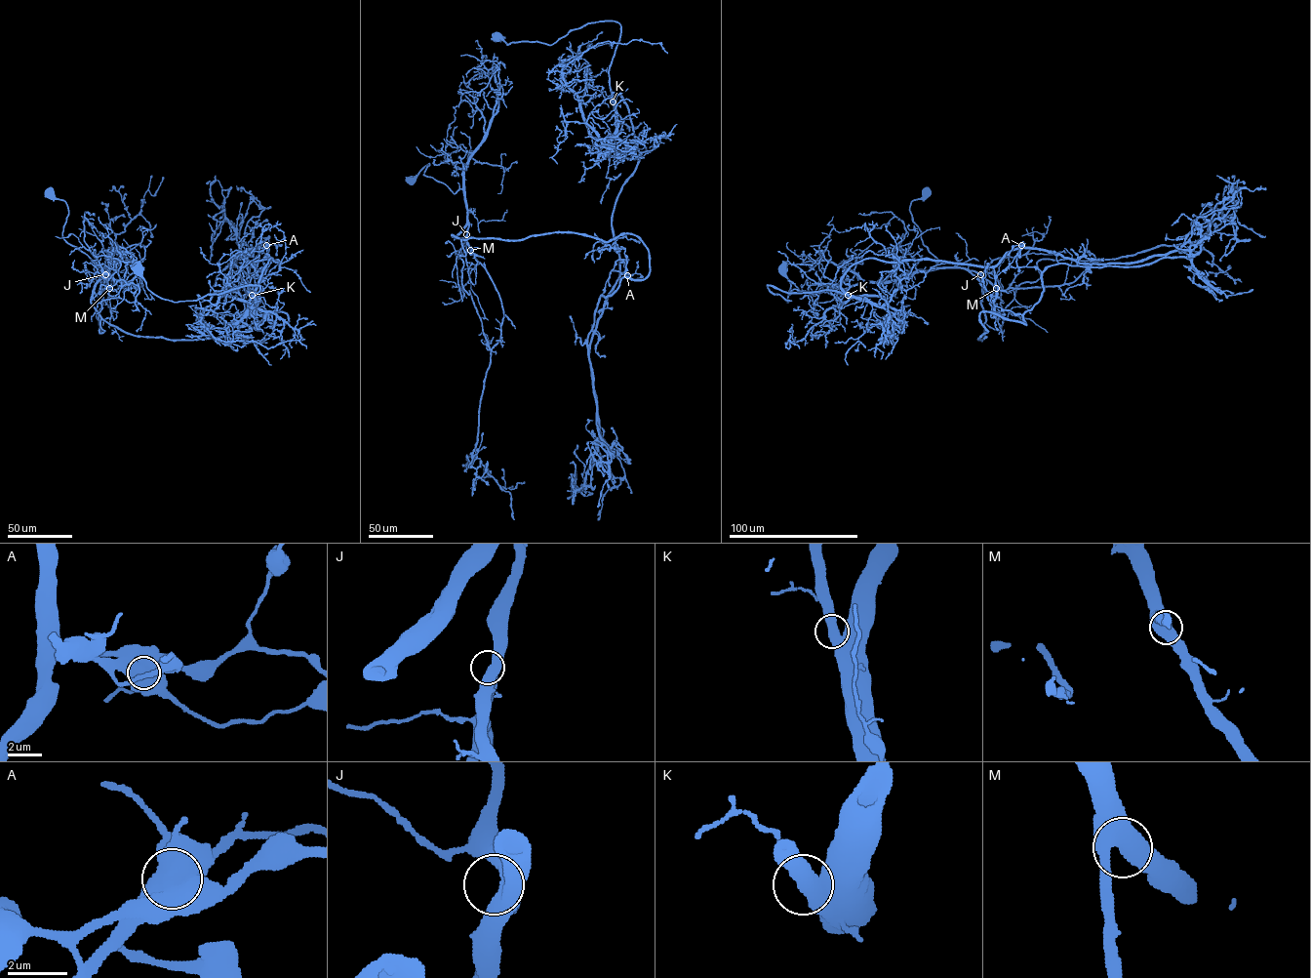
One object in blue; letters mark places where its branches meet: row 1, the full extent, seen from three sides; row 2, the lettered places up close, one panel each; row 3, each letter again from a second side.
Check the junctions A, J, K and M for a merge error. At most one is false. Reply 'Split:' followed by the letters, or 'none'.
Split: A

